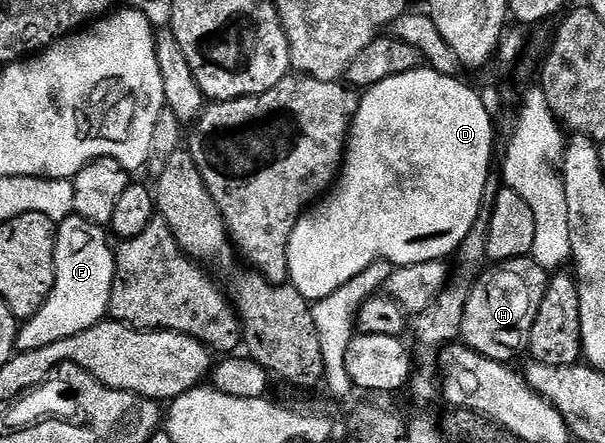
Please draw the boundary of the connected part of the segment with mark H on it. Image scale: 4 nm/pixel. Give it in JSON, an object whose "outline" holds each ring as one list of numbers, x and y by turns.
{"outline":[[530,256,492,263,475,281,469,302,465,302,459,330,462,343,477,354,494,360,504,359,503,348,507,352,522,353,533,330,533,318,537,318,548,279,549,273,537,266]]}

